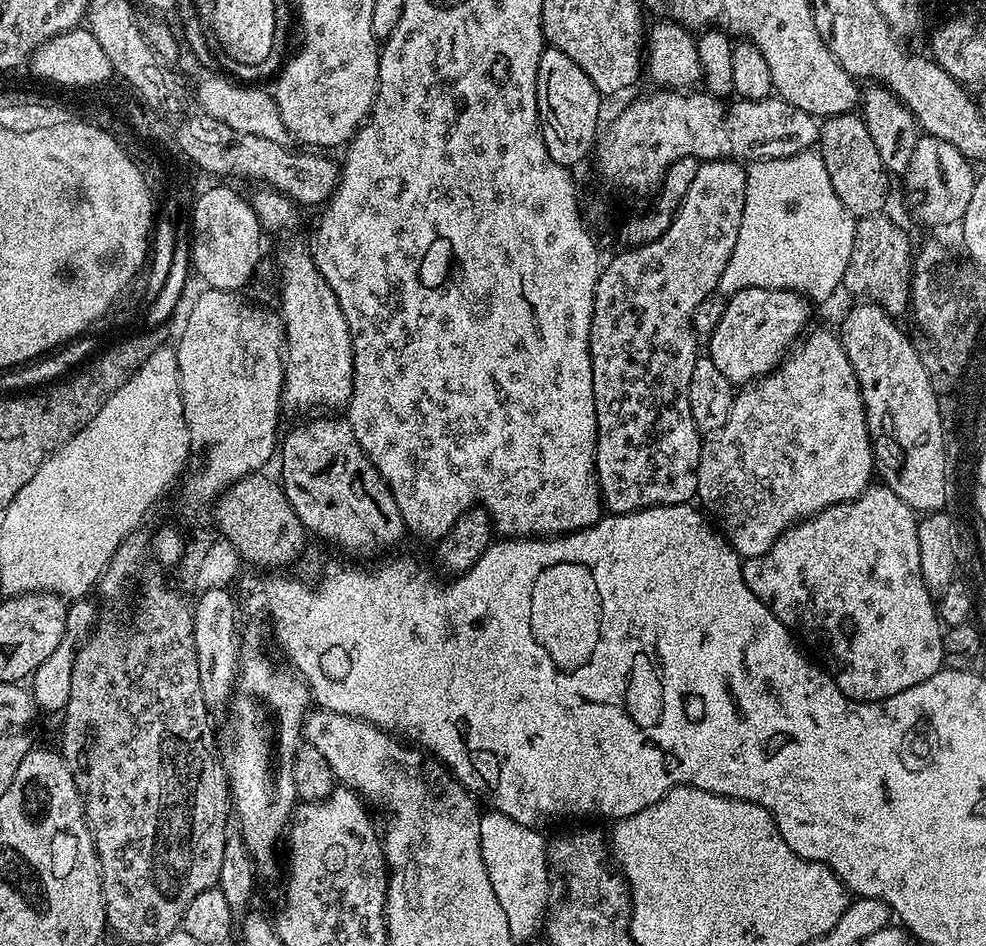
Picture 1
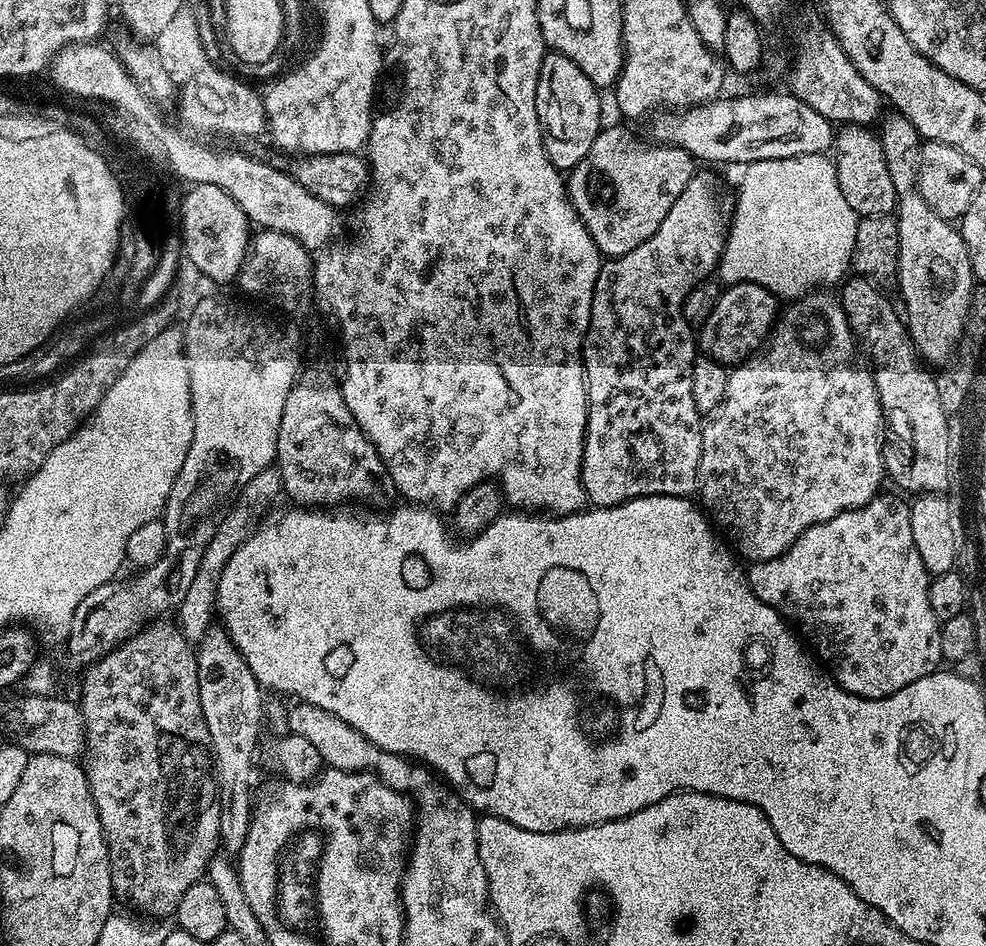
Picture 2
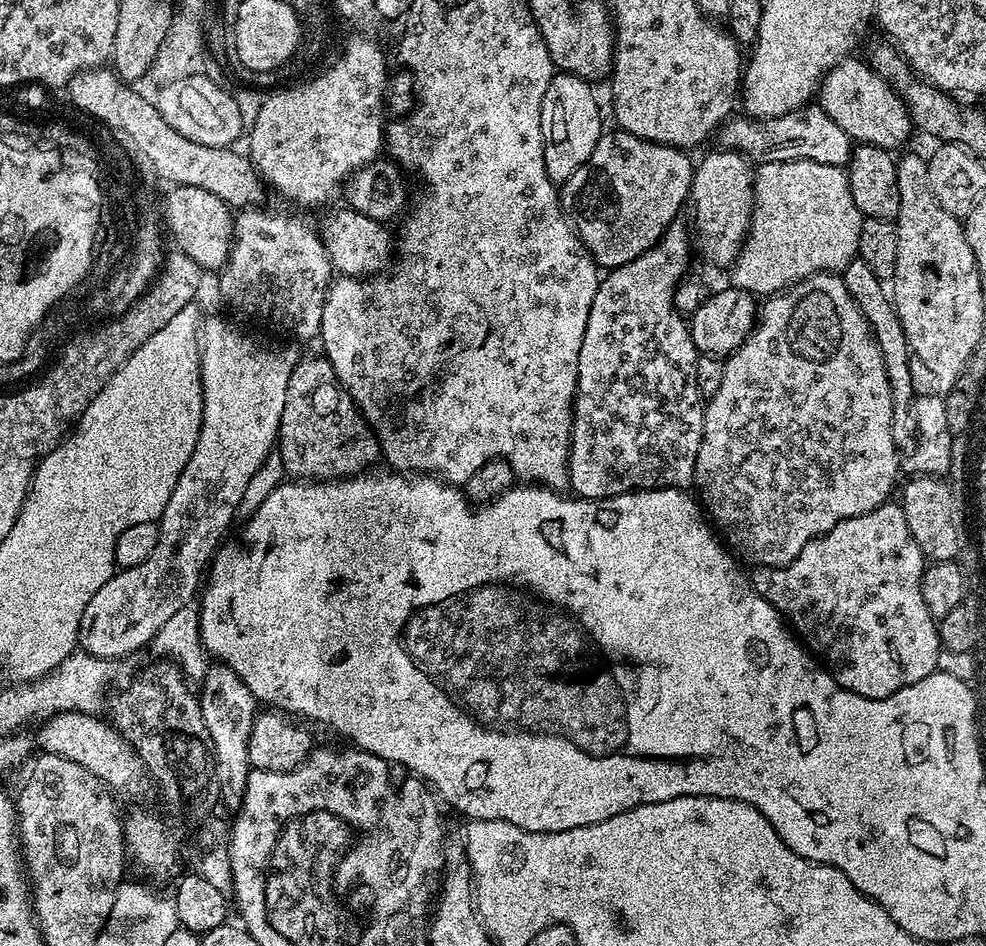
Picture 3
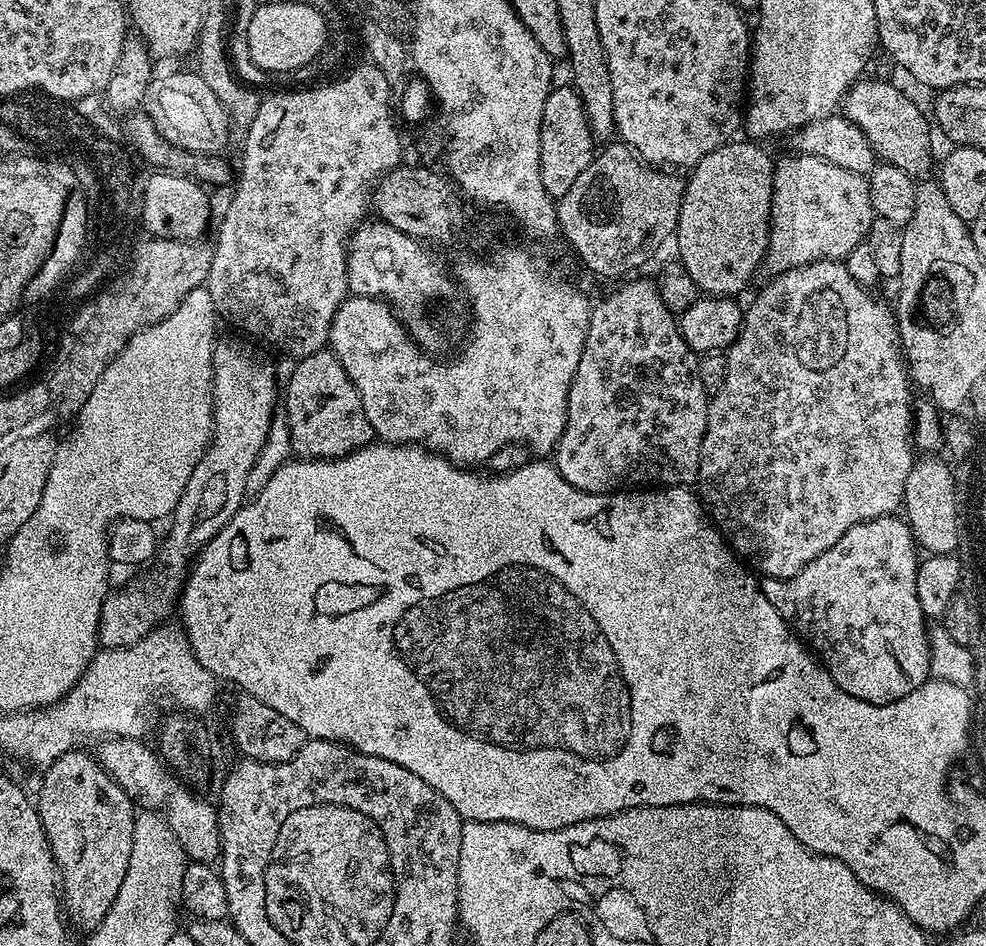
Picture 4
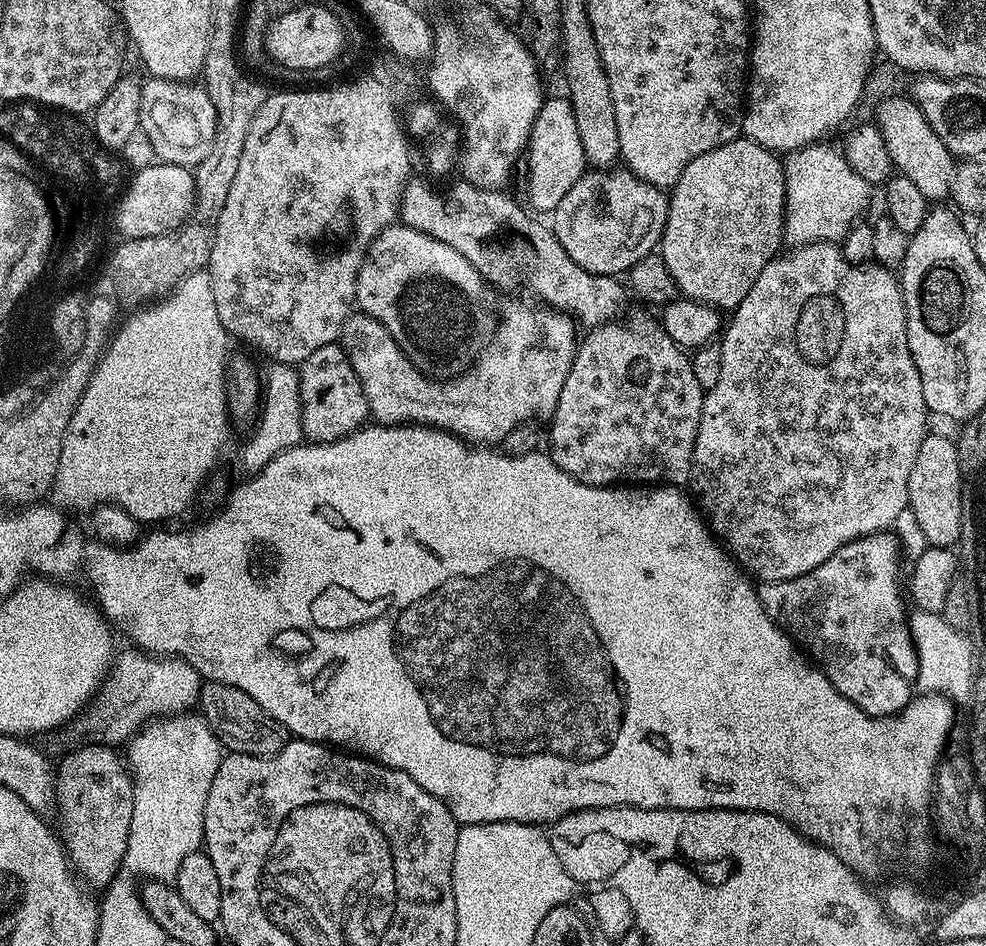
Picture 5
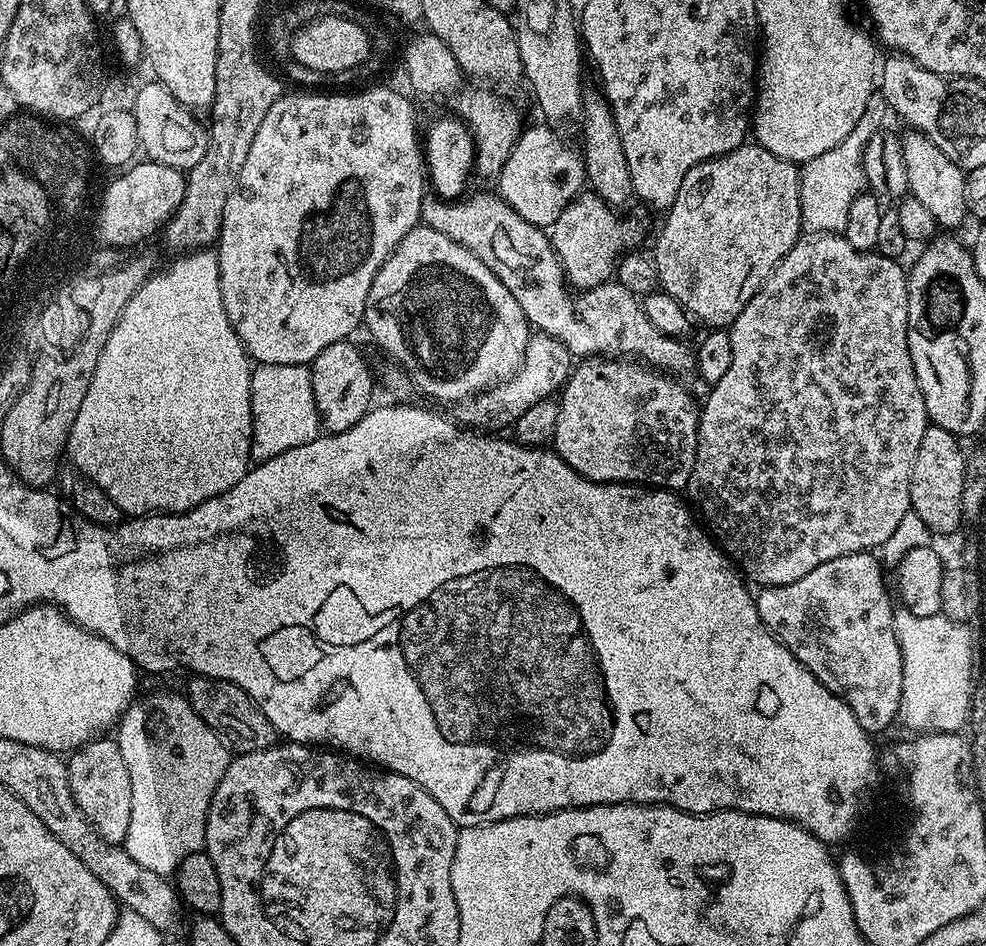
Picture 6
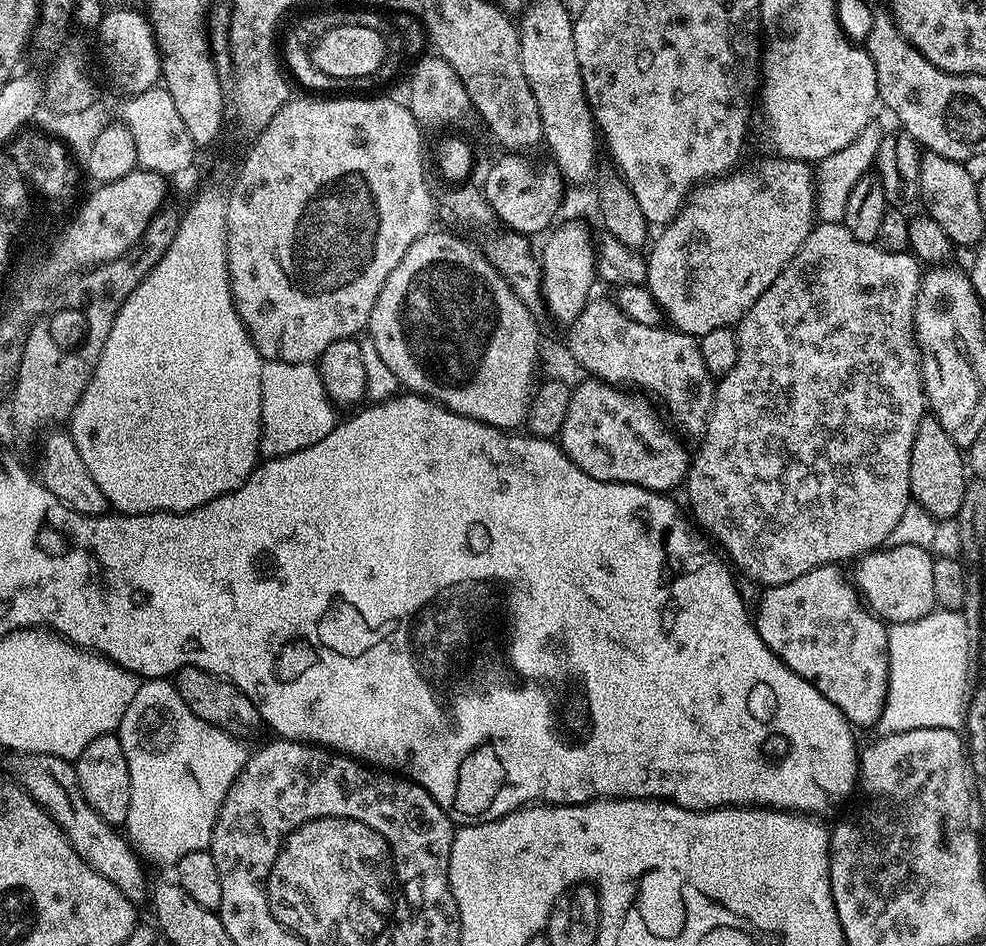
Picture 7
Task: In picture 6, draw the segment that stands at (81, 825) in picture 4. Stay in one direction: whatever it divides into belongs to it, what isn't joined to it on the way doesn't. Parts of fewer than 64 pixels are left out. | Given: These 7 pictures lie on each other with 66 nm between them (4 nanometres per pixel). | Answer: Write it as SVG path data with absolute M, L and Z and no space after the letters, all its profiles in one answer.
M95 738L73 751L67 757L68 781L74 802L80 807L80 812L100 833L107 844L123 845L126 834L130 830L130 770L126 770L124 753L115 739Z

